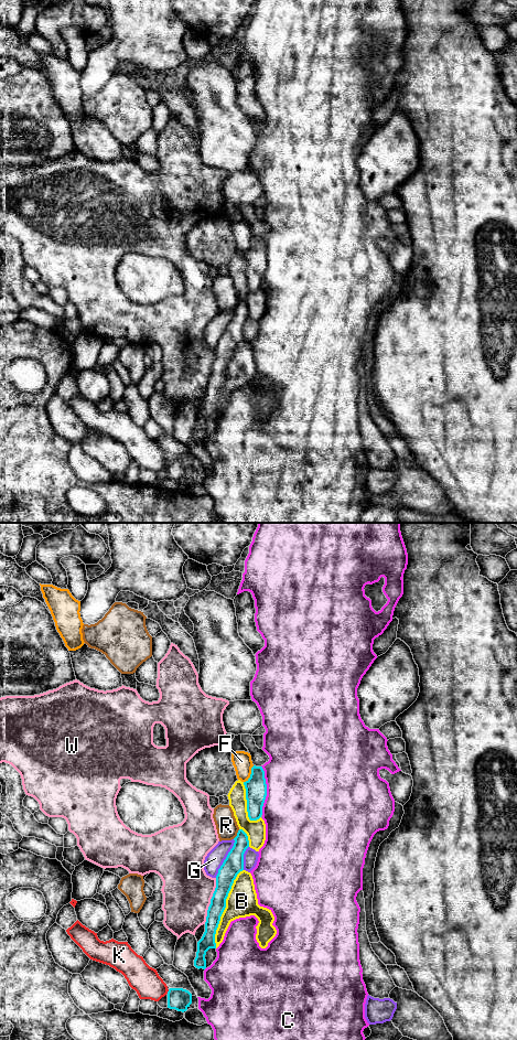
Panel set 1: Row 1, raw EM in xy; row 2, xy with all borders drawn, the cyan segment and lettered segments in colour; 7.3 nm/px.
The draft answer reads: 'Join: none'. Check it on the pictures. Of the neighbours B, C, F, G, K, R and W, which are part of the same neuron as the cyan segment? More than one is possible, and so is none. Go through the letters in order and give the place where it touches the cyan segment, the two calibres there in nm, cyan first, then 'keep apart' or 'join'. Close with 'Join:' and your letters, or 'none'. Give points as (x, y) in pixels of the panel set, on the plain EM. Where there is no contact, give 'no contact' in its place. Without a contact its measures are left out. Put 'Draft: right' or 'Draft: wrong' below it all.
B: contact xy (224, 379); calibres 130 and 220 nm; keep apart
C: contact xy (266, 260); calibres 160 and 500 nm; keep apart
F: contact xy (250, 245); calibres 160 and 140 nm; keep apart
G: contact xy (226, 329); calibres 150 and 130 nm; keep apart
K: contact xy (168, 462); calibres 160 and 200 nm; keep apart
R: contact xy (237, 304); calibres 150 and 160 nm; keep apart
W: contact xy (211, 372); calibres 140 and 360 nm; keep apart
Join: none
Draft: right

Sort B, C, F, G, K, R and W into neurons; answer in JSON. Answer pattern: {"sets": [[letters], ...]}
{"sets": [["B"], ["C"], ["F"], ["G"], ["K"], ["R"], ["W"]]}

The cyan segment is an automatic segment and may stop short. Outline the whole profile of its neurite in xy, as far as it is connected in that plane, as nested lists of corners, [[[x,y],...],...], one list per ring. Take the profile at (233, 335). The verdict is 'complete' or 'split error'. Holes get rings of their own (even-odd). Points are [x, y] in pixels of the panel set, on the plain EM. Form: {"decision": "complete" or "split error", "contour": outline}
{"decision": "complete", "contour": [[[239,300],[234,311],[233,319],[218,340],[216,358],[207,380],[205,403],[202,409],[197,412],[194,437],[198,440],[206,439],[206,422],[209,419],[216,419],[215,405],[220,387],[226,378],[226,369],[237,345],[244,341],[244,324],[249,318],[248,307],[243,300]]]}

